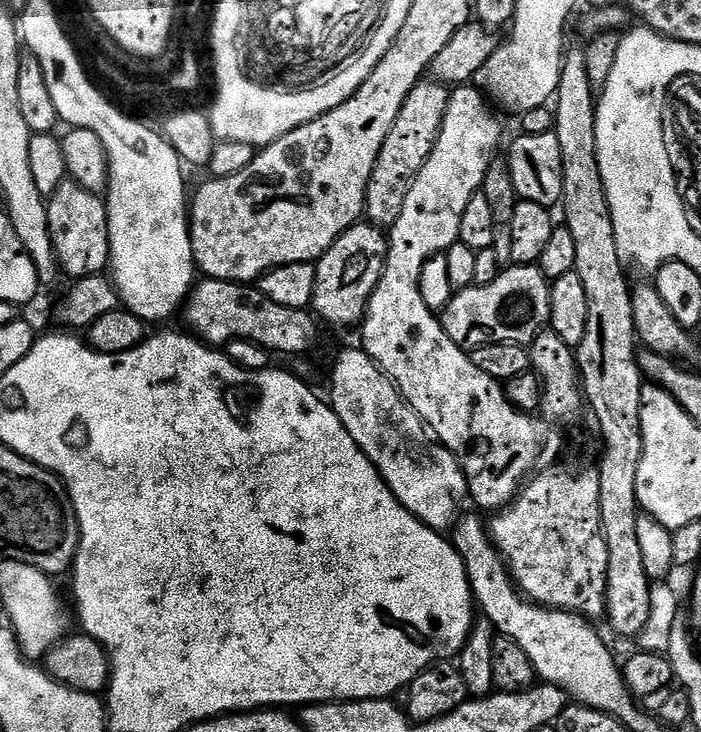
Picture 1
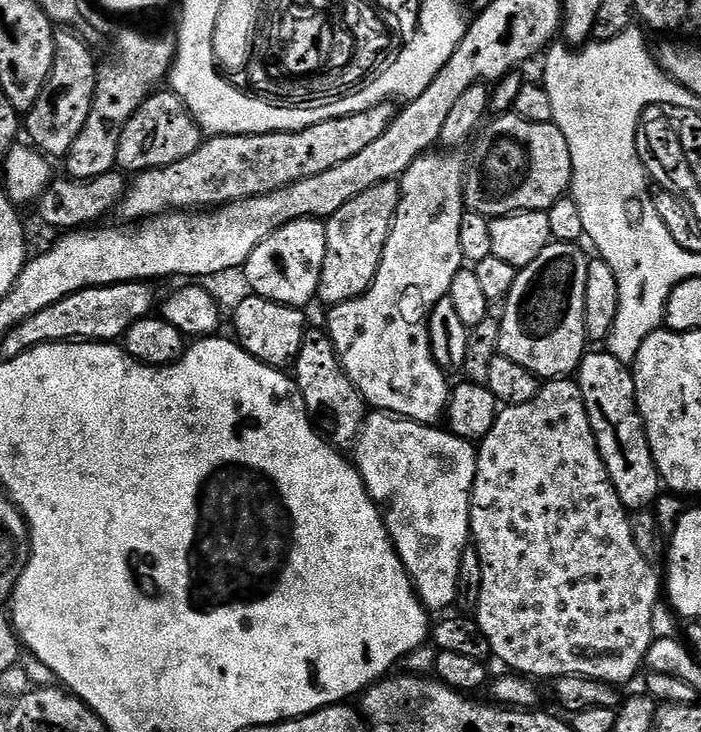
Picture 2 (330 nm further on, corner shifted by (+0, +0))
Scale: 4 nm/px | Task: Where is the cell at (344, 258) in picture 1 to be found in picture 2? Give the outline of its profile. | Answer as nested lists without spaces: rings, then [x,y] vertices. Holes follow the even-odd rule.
[[[305,331],[302,348],[296,355],[294,379],[296,389],[302,394],[308,408],[308,415],[312,417],[313,425],[318,426],[326,443],[337,450],[351,449],[364,424],[366,405],[354,382],[350,382],[346,370],[340,365],[327,331]]]

